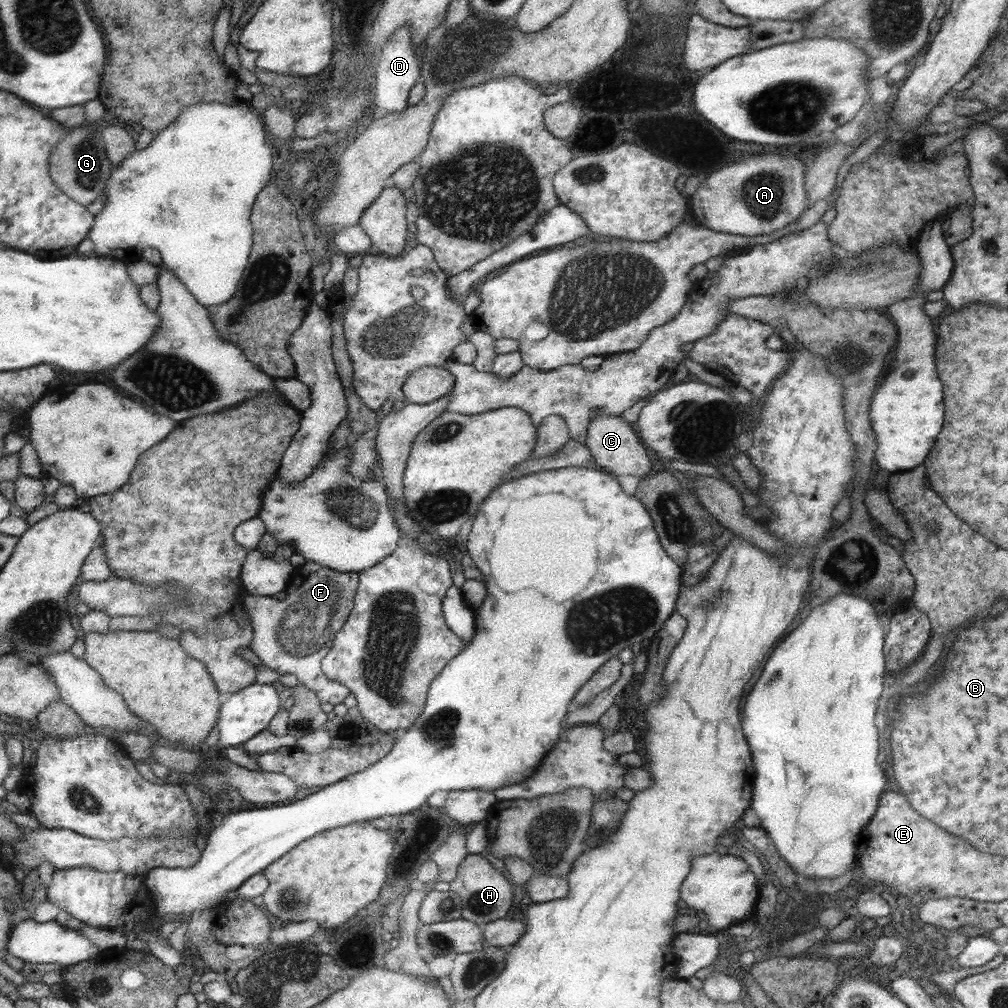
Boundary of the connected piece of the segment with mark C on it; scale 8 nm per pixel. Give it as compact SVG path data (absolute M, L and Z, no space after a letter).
M596 410L592 414L592 423L587 429L585 445L592 453L593 464L605 468L606 472L611 472L613 475L636 476L642 481L646 479L646 474L652 470L652 462L650 462L646 448L640 444L634 430L630 428L630 424L626 424L626 420L622 416L614 416L614 414L606 416L606 414L602 414L602 410Z

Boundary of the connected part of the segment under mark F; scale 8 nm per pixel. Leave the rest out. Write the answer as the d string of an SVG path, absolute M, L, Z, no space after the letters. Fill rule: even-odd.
M306 561L295 569L292 584L285 588L286 596L260 596L248 595L242 599L243 608L250 614L255 627L254 639L250 650L270 670L282 674L294 674L299 683L312 690L320 699L320 702L328 704L340 704L351 695L351 690L339 681L332 681L324 675L320 669L321 660L335 645L335 637L347 623L350 612L355 608L356 591L359 588L359 573L340 572L324 567L312 561Z

